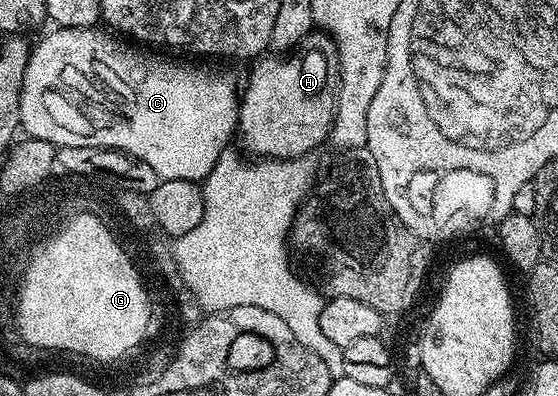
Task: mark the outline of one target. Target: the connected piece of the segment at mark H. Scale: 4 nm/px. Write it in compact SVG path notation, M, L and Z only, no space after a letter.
M315 30L304 39L291 51L289 54L274 54L278 56L270 56L266 54L257 61L258 64L250 72L250 77L247 78L246 84L244 80L244 87L240 92L240 103L238 106L238 127L236 129L237 135L242 136L242 144L247 148L247 153L253 154L258 158L269 158L271 160L292 160L300 156L313 153L313 148L317 144L327 143L330 130L334 127L334 101L336 99L336 77L338 75L338 48L334 44L331 36L326 35L321 30Z

